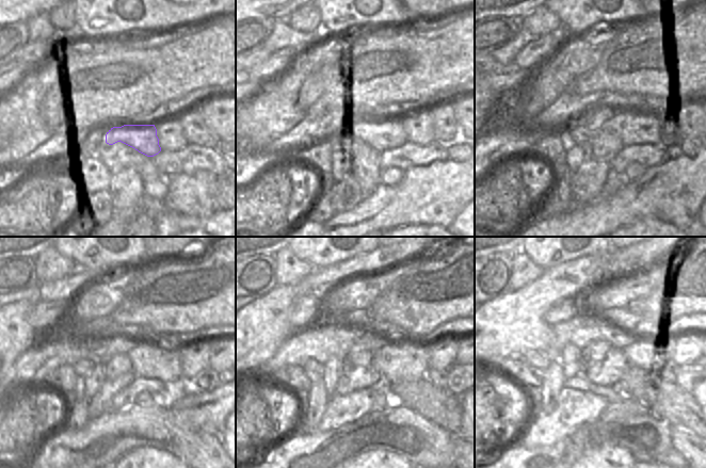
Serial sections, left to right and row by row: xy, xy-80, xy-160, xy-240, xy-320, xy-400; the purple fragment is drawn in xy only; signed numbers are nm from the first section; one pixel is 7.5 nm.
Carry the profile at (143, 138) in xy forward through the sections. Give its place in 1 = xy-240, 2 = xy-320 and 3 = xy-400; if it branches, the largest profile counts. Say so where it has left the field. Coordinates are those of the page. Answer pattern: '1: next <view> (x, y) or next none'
1: next xy-240 (149, 360)
2: next xy-320 (396, 361)
3: next xy-400 (652, 354)

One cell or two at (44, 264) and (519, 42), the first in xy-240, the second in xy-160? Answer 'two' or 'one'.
two

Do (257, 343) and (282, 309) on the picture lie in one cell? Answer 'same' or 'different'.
same

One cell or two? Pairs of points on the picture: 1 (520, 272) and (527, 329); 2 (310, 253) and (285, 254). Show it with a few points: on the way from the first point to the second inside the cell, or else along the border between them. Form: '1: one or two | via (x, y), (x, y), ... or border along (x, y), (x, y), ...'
1: two | border along (543, 271), (539, 277), (515, 290), (509, 291)
2: two | border along (289, 247), (299, 258), (313, 267)

